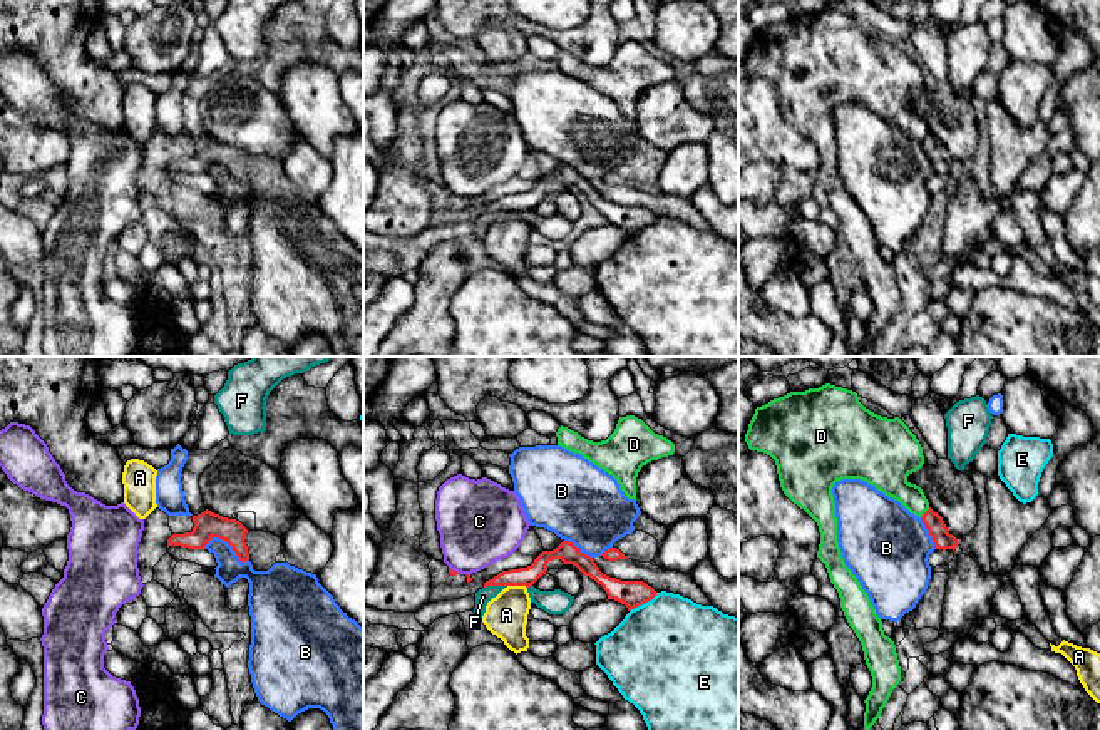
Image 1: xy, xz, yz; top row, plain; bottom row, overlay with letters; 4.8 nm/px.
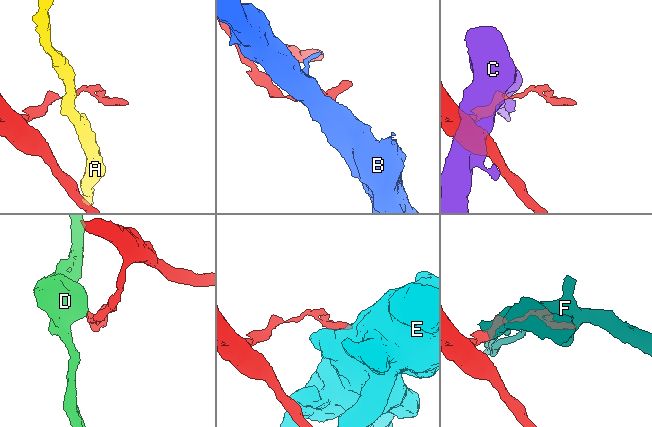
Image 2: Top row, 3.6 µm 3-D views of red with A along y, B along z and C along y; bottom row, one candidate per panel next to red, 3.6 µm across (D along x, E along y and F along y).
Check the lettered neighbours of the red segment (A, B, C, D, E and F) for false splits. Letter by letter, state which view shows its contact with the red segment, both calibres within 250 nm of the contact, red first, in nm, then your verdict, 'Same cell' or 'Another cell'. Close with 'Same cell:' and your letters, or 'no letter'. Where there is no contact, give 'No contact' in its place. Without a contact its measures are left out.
A: Touches red in xz. Thickness 100 nm (red) against 200 nm. Another cell
B: Touches red in xy. Thickness 130 nm (red) against 130 nm. Another cell
C: Touches red in xz. Thickness 30 nm (red) against 380 nm. Another cell
D: Touches red in yz. Thickness 90 nm (red) against 180 nm. Another cell
E: Touches red in xz. Thickness 130 nm (red) against 500 nm. Another cell
F: Touches red in xz. Thickness 100 nm (red) against 80 nm. Another cell
Same cell: no letter

